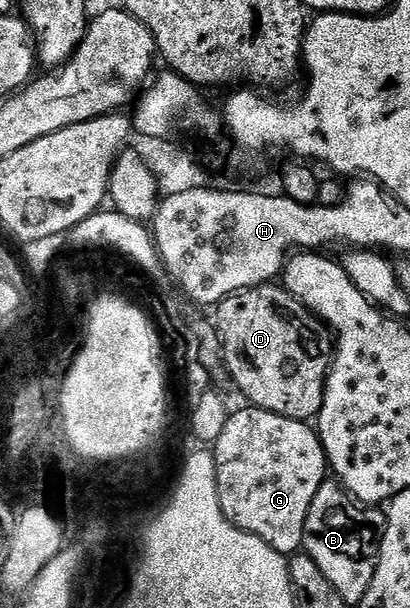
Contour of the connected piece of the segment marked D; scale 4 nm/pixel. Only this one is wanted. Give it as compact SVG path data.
M263 285L238 291L217 304L216 311L216 330L224 348L224 363L234 374L245 402L261 411L271 411L289 419L313 420L322 407L326 378L336 354L336 340L326 324L282 285Z

